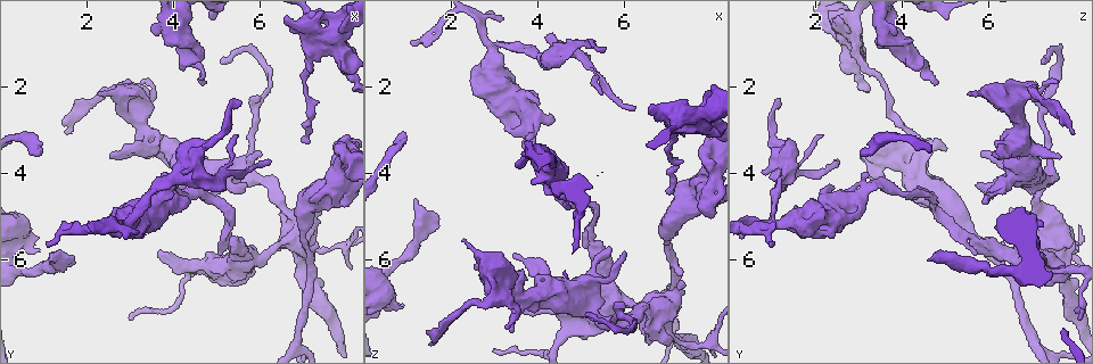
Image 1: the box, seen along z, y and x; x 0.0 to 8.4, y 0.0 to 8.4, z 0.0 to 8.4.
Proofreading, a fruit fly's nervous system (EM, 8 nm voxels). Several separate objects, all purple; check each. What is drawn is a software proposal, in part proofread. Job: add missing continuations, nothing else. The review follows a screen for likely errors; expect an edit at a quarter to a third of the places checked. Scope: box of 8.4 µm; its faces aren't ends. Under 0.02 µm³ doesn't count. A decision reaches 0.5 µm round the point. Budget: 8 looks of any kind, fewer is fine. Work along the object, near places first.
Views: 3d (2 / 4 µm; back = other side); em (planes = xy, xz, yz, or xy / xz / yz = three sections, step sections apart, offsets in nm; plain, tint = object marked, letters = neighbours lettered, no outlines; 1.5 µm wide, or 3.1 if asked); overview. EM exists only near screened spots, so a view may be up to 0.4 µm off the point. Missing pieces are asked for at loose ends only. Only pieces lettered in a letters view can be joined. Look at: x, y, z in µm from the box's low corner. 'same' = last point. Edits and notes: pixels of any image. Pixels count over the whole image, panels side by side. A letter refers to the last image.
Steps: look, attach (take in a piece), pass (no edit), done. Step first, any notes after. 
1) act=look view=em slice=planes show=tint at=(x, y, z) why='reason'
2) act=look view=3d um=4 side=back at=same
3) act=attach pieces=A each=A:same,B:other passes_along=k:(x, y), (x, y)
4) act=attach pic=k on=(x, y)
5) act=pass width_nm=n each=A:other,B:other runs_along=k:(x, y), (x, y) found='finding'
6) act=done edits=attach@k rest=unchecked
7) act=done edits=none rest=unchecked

act=look view=3d um=2 at=(4.20, 4.05, 0.90) why='free end'

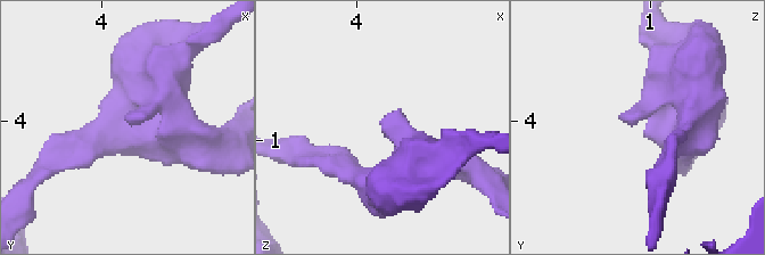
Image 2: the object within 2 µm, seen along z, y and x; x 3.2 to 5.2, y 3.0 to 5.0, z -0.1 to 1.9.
act=look view=em slice=planes show=letters at=(4.18, 4.00, 0.84) why='need the tissue'

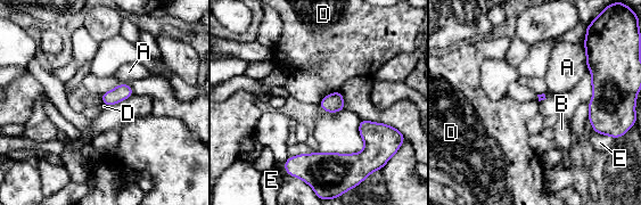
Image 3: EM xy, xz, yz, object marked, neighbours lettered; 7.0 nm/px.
act=pass longest_contact=A:170nm each=A:other,B:other,D:other,E:other border=3:(340, 90), (327, 93), (322, 98) found='none of them fits'

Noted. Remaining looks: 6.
act=look view=em slice=planes show=tint at=(5.45, 3.10, 2.15) why='free end'

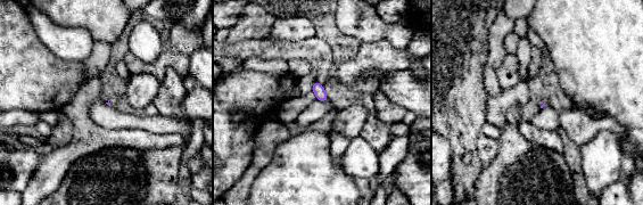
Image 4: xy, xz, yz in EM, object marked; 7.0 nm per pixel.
act=look view=em slice=planes show=letters at=same

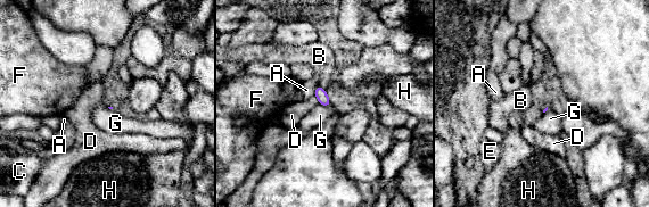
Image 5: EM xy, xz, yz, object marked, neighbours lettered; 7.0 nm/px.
act=pass each=A:other,B:other,C:other,D:other,E:other,F:other,G:other,H:other border=5:(314, 94), (319, 104) found='no lettered piece goes on from it'

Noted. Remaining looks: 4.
act=look view=3d um=2 at=(1.15, 6.00, 4.60) why='branch stops here'

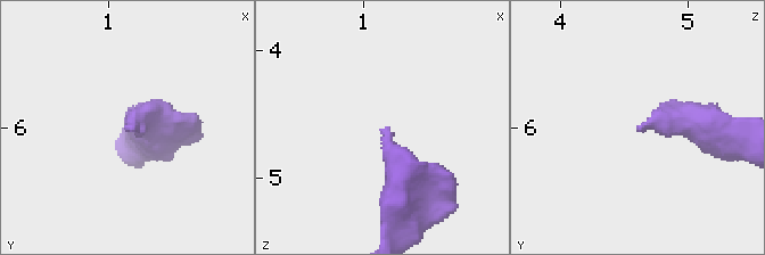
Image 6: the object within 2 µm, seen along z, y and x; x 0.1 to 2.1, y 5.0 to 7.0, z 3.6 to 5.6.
act=look view=em slice=planes show=letters at=(1.18, 6.02, 4.58)

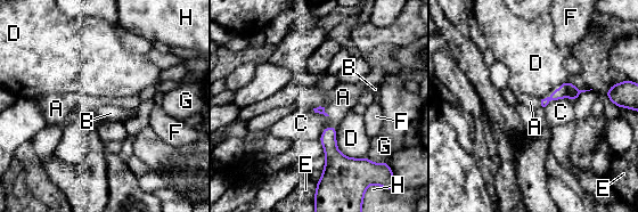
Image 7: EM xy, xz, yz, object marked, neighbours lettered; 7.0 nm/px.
act=attach pieces=A each=A:same,B:other,C:other,D:other,E:other,F:other,G:other,H:other passes_along=7:(319, 109), (326, 113), (343, 97) found='it goes on there'

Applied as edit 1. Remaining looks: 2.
act=done edits=attach@7 rest=unchecked

